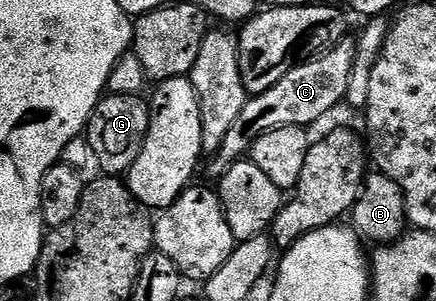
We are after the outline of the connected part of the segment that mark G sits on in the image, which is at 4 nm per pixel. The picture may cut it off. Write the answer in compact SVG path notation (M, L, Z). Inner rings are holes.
M106 94L97 102L97 107L91 113L87 138L96 166L101 166L100 170L104 174L121 177L135 165L149 132L151 107L143 100L141 95Z

